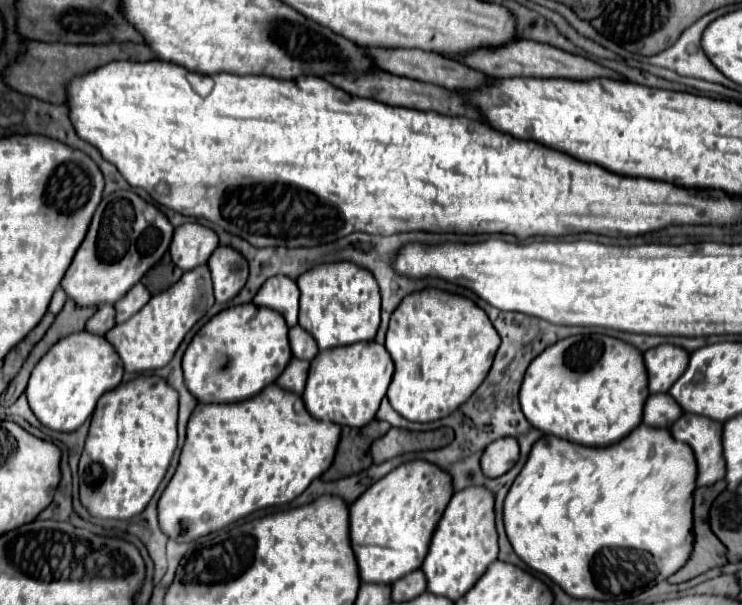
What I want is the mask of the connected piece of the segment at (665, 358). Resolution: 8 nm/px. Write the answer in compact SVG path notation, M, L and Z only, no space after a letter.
M661 344L647 350L643 354L643 360L649 374L649 392L657 394L667 392L683 374L689 362L689 352L673 344Z

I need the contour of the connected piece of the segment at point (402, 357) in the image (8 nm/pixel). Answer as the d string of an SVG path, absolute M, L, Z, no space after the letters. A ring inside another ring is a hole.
M423 290L409 294L391 314L385 348L395 362L393 382L387 390L387 398L393 410L409 422L427 424L447 418L473 396L491 368L495 350L499 348L499 334L495 334L487 314L483 314L483 310L471 300L441 290Z

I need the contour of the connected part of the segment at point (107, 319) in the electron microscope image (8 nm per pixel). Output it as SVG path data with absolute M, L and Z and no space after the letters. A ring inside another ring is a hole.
M101 306L89 320L85 330L97 336L105 336L115 326L115 310L113 306Z

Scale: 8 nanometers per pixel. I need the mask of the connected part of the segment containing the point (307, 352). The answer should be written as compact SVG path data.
M293 326L289 330L289 342L291 342L293 356L299 358L299 360L311 362L319 354L319 348L315 346L315 340L301 326Z

